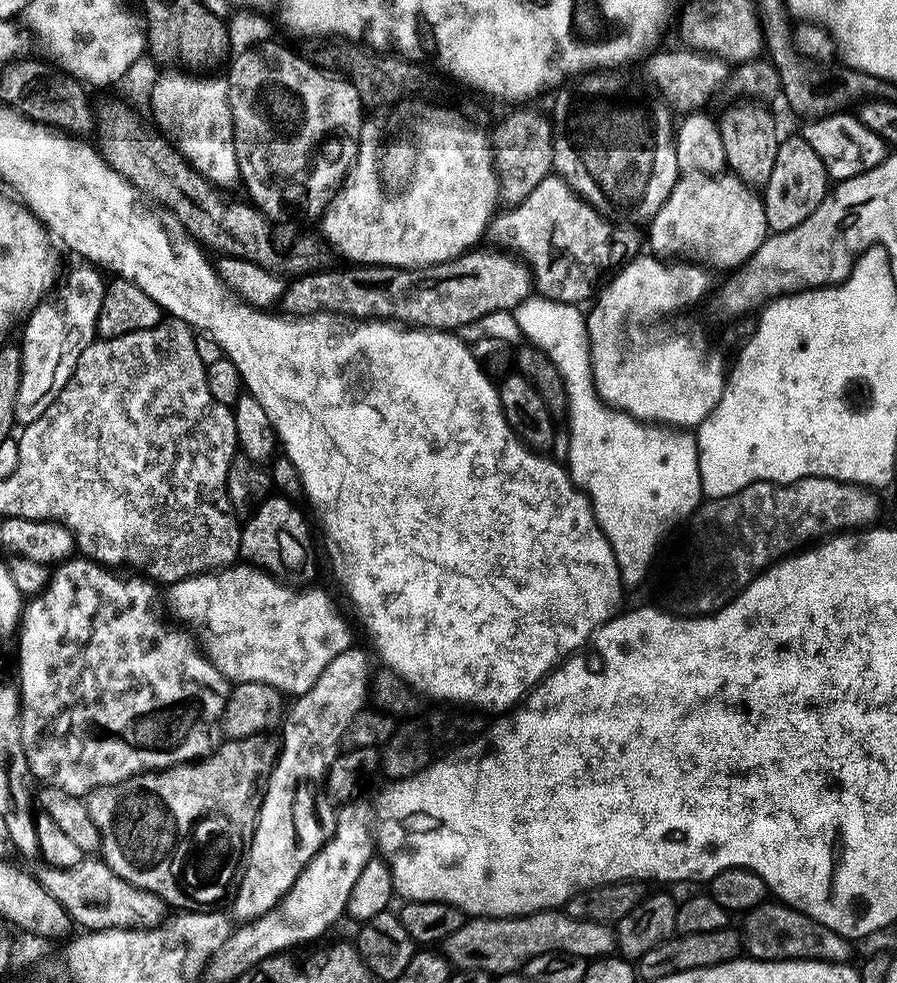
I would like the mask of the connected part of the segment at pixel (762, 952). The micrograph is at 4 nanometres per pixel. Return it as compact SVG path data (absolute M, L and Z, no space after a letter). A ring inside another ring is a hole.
M765 902L743 917L742 944L753 960L817 960L827 964L846 964L853 958L853 941L797 908L779 902Z

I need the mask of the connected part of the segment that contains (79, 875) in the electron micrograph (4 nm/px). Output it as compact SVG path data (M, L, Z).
M84 858L72 868L55 868L45 862L40 866L34 874L36 880L65 908L77 925L81 924L81 929L101 932L107 928L155 928L161 923L160 897L123 880L103 859Z

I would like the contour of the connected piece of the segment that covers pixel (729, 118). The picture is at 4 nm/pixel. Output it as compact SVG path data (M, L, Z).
M736 102L733 108L725 110L724 120L719 121L727 171L753 190L763 190L766 182L770 182L774 158L778 158L778 146L782 139L781 133L776 133L775 118L764 108L767 107L756 102Z

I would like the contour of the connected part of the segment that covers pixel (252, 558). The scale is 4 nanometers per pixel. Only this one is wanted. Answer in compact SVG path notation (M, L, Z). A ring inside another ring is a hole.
M279 494L269 495L240 529L240 556L285 586L308 586L316 576L316 560L308 549L308 524L293 501Z

